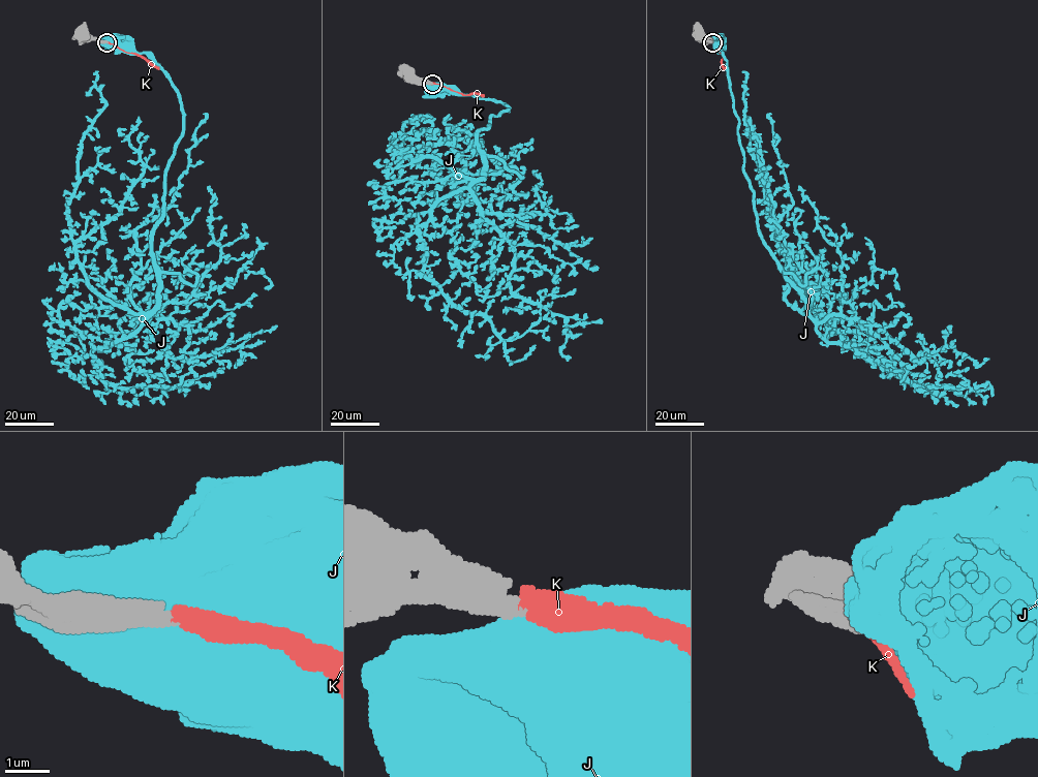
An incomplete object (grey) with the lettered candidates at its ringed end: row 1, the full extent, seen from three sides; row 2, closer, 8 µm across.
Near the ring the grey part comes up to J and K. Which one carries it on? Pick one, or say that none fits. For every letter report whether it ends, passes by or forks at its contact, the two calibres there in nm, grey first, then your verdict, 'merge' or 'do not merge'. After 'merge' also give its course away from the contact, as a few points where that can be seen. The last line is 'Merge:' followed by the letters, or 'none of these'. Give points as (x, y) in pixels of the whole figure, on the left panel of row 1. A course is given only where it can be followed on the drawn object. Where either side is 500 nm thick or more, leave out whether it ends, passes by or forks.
J: calibres 380 and 900 nm; do not merge
K: it ends; calibres 360 and 320 nm; merge; course (107, 42), (140, 55), (158, 68)
Merge: K

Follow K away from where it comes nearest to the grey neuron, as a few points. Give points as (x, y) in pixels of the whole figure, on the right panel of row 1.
K: (712, 42), (723, 55), (721, 64), (724, 68)

